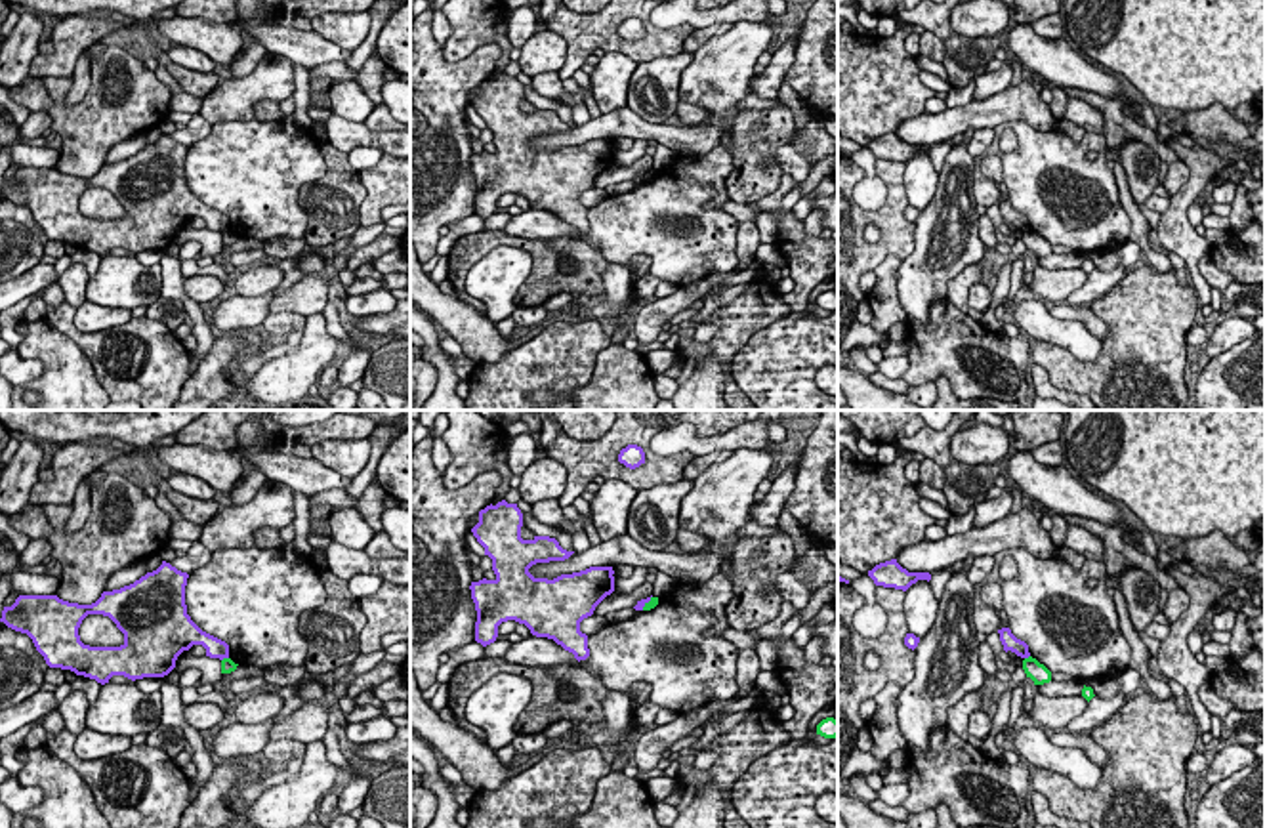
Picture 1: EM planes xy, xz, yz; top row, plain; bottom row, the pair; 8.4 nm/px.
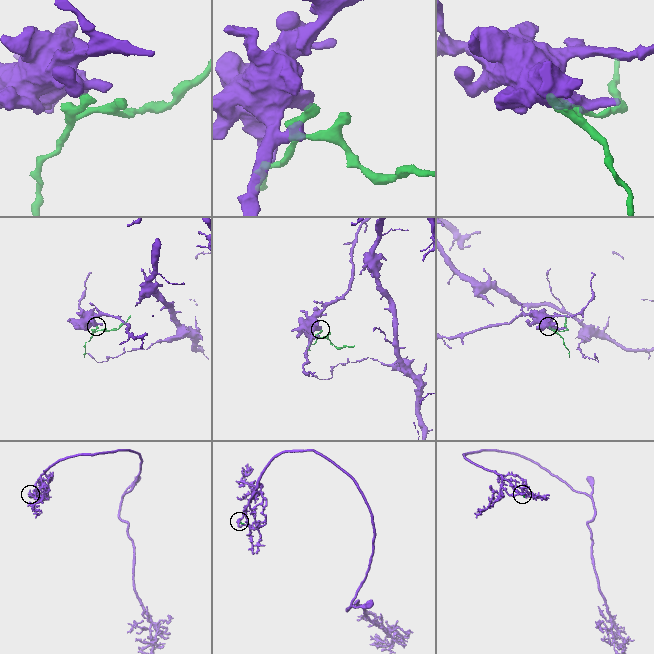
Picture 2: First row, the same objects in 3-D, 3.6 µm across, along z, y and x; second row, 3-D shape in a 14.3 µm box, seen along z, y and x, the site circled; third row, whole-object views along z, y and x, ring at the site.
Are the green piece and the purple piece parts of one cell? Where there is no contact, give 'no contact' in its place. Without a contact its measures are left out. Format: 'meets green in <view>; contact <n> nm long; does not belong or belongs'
meets green in yz; contact 60 nm long; does not belong

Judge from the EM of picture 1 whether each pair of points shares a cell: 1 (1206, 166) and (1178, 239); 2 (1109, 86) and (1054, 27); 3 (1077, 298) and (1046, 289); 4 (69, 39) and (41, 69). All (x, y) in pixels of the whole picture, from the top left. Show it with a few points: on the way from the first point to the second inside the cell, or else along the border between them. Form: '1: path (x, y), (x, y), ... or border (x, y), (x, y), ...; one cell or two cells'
1: path (1197, 184), (1178, 205), (1178, 222); one cell
2: border (1029, 23), (1038, 35), (1059, 39); two cells
3: border (1088, 275), (1063, 300); two cells
4: path (65, 46), (48, 63); one cell

